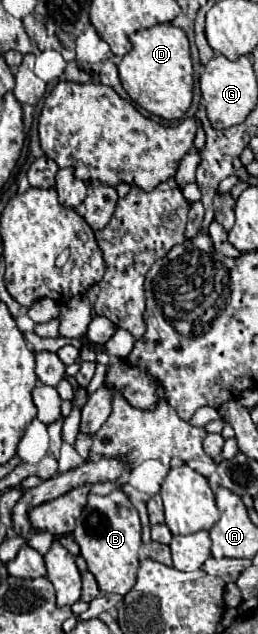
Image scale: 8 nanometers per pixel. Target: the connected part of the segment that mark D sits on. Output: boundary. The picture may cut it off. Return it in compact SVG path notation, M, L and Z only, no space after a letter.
M159 23L149 29L135 31L131 35L133 49L123 55L119 67L119 79L129 97L161 119L181 119L193 97L193 67L189 55L189 41L185 31L171 23Z

